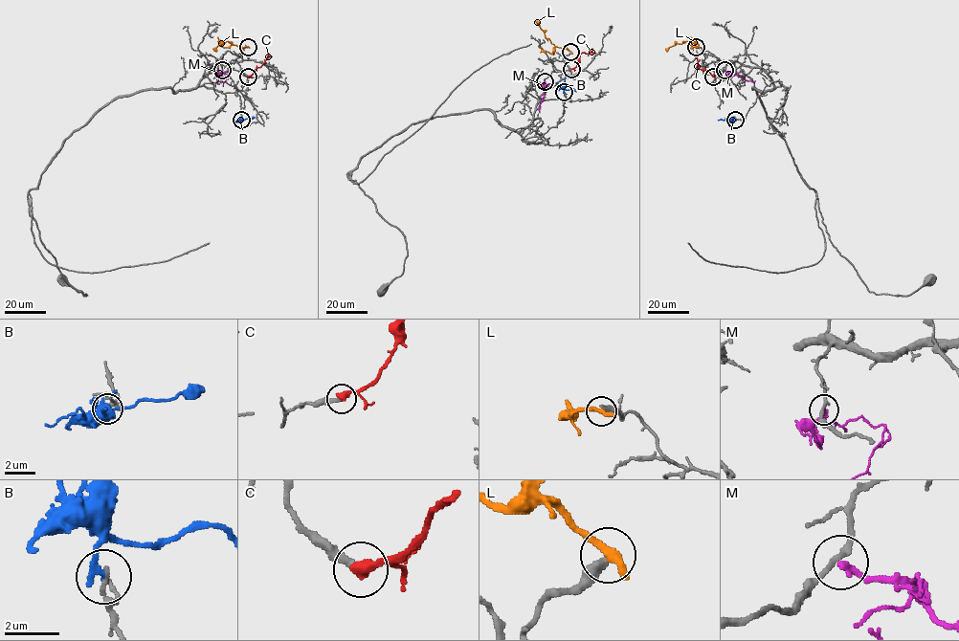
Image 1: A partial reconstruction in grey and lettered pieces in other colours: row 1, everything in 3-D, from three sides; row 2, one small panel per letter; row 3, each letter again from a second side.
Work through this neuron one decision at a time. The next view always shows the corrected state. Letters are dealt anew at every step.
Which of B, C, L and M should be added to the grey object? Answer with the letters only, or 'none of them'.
none of them

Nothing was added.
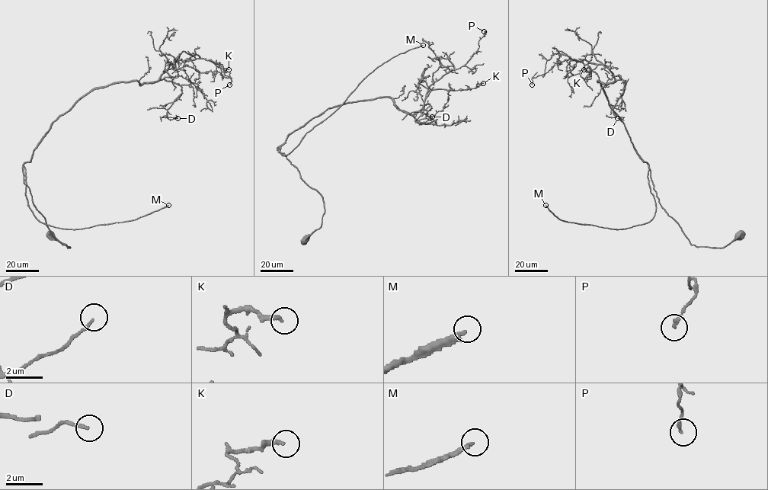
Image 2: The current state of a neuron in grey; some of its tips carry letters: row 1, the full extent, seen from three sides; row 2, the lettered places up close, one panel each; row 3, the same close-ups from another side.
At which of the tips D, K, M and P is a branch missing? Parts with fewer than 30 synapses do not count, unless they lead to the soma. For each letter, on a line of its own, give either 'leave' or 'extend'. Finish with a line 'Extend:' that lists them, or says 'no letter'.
D: leave
K: leave
M: extend
P: leave
Extend: M

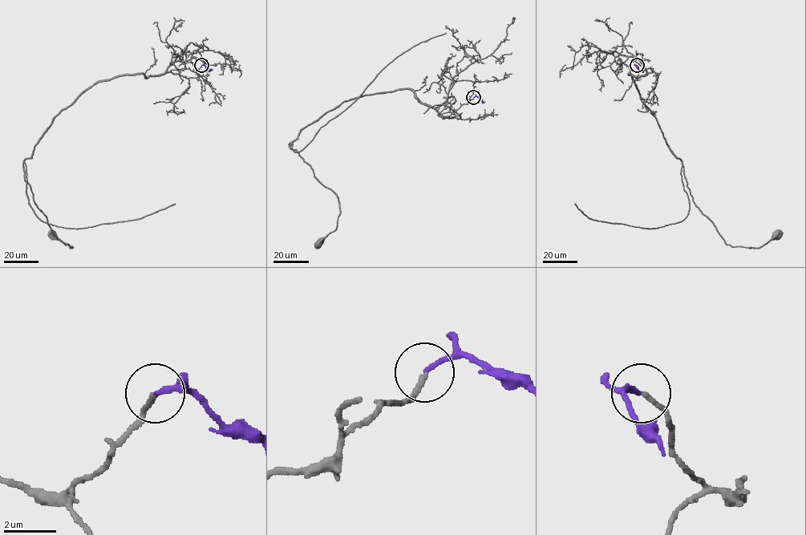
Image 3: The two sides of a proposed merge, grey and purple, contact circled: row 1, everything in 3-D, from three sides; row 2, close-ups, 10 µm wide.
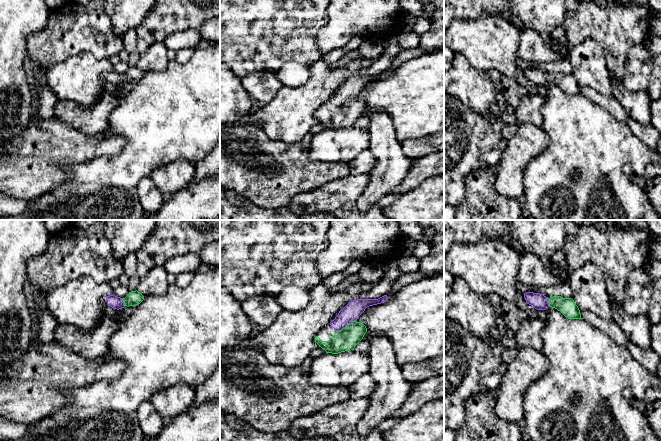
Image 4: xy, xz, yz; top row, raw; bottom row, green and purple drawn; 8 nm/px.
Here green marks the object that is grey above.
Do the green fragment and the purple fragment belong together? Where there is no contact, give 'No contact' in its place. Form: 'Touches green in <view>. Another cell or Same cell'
Touches green in xz. Same cell

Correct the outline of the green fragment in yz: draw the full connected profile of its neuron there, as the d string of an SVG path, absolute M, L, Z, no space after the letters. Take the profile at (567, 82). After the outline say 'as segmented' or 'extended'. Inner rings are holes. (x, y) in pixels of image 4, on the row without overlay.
M524 69L526 78L537 86L546 86L552 83L560 87L569 95L582 95L580 86L572 74L563 74L561 72L546 73L540 69Z; extended

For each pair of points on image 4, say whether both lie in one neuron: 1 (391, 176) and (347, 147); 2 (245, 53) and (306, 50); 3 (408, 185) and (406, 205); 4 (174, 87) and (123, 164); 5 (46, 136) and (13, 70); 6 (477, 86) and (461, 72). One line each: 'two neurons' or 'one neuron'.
1: two neurons
2: one neuron
3: two neurons
4: one neuron
5: two neurons
6: one neuron

